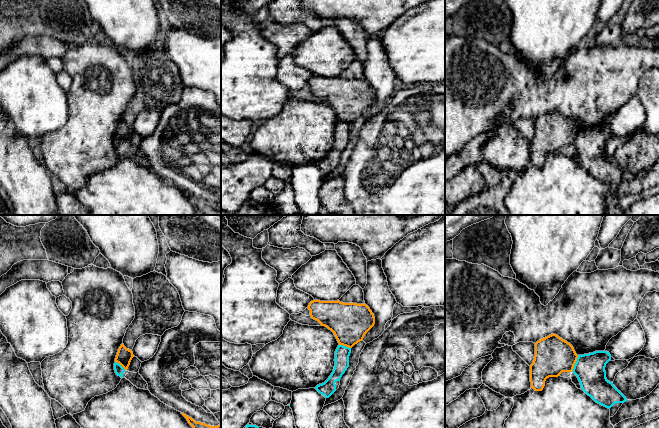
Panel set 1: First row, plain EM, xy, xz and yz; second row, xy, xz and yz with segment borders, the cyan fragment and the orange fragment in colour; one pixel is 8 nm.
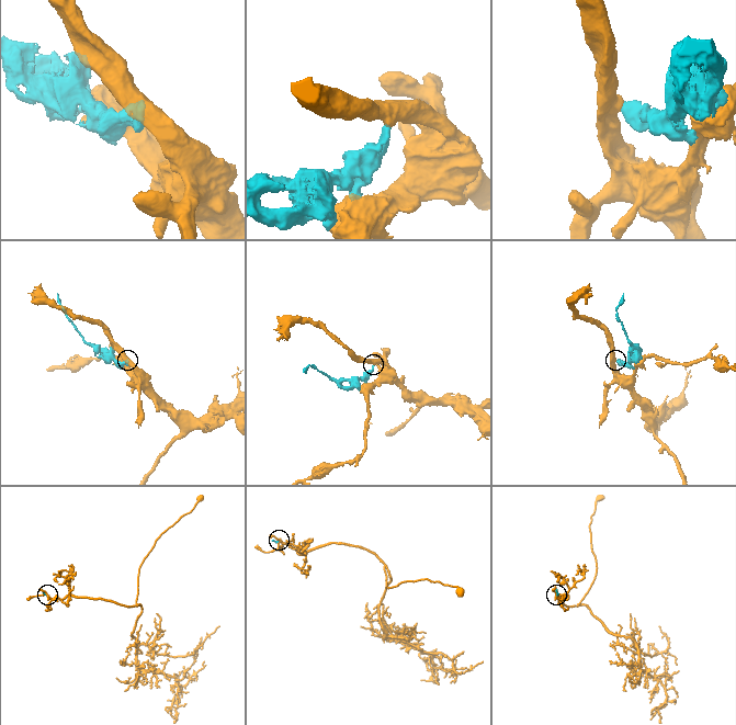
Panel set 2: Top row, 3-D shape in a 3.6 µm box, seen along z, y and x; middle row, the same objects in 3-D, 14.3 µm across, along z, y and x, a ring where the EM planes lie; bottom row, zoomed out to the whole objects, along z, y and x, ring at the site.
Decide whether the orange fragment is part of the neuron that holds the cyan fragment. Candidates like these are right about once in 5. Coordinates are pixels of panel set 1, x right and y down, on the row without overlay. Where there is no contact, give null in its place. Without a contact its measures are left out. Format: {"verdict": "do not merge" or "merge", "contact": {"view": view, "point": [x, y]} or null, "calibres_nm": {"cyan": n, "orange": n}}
{"verdict": "do not merge", "contact": {"view": "yz", "point": [575, 139]}, "calibres_nm": {"cyan": 240, "orange": 300}}

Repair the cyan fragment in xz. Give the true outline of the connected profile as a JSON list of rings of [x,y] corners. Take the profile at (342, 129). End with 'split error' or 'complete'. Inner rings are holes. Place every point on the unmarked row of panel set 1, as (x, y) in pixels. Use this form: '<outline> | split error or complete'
[[[338,121],[335,127],[335,142],[329,154],[322,160],[319,160],[315,165],[326,174],[329,174],[336,167],[336,157],[340,157],[342,151],[349,143],[349,132],[351,124]]] | complete

